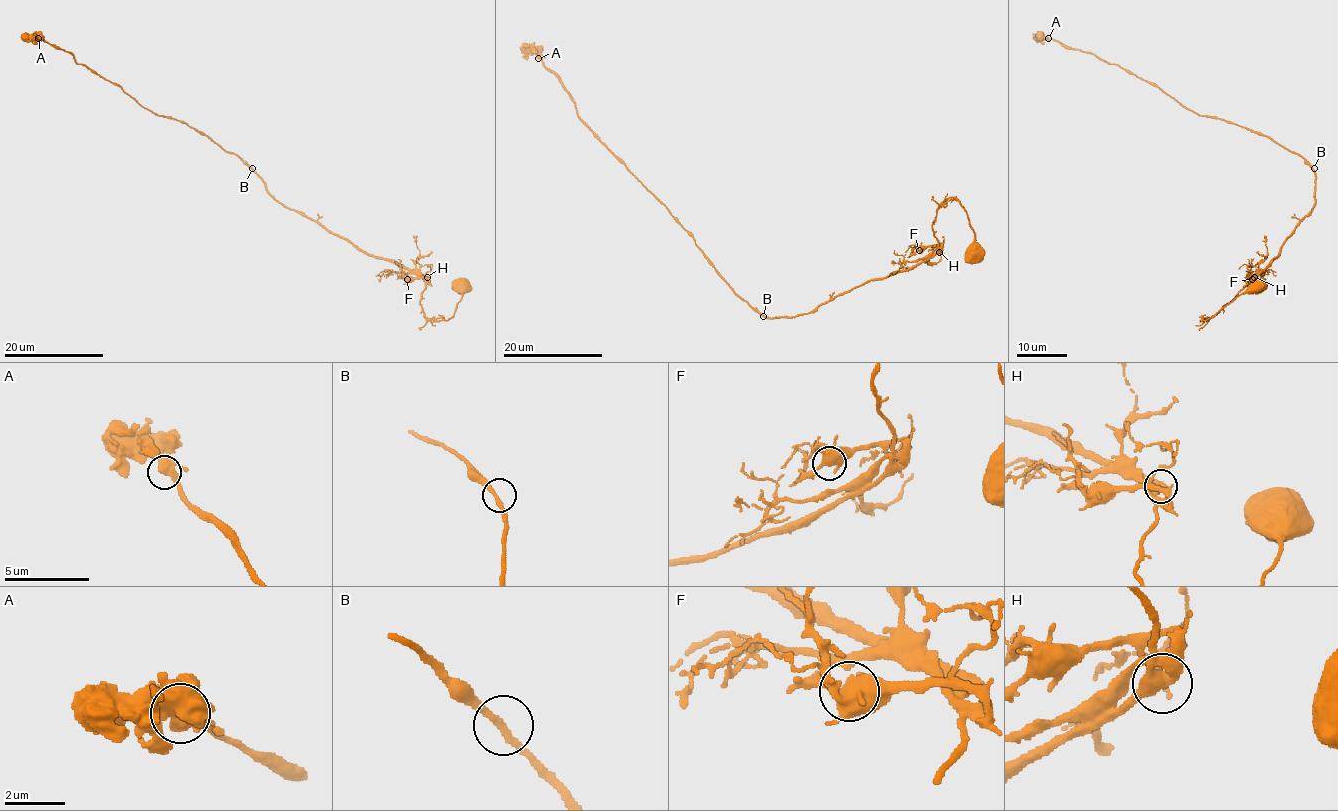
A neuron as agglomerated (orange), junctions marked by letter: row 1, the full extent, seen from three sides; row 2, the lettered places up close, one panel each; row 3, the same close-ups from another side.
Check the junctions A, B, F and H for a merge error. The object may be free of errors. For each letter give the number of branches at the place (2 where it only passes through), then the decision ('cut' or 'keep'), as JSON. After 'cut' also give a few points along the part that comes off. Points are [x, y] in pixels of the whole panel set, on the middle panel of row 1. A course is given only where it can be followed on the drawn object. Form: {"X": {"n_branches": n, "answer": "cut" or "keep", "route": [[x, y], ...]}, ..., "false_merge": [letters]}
{"A": {"n_branches": 3, "answer": "keep"}, "B": {"n_branches": 2, "answer": "keep"}, "F": {"n_branches": 2, "answer": "keep"}, "H": {"n_branches": 2, "answer": "keep"}, "false_merge": []}

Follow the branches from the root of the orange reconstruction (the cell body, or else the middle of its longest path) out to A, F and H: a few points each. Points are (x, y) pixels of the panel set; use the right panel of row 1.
A: (1312, 168), (1301, 156), (1269, 137), (1219, 118), (1199, 116), (1132, 72), (1048, 38)
F: (1312, 168), (1313, 207), (1285, 239), (1272, 261), (1247, 277), (1252, 279)
H: (1312, 168), (1313, 207), (1285, 239), (1280, 253), (1254, 277)

